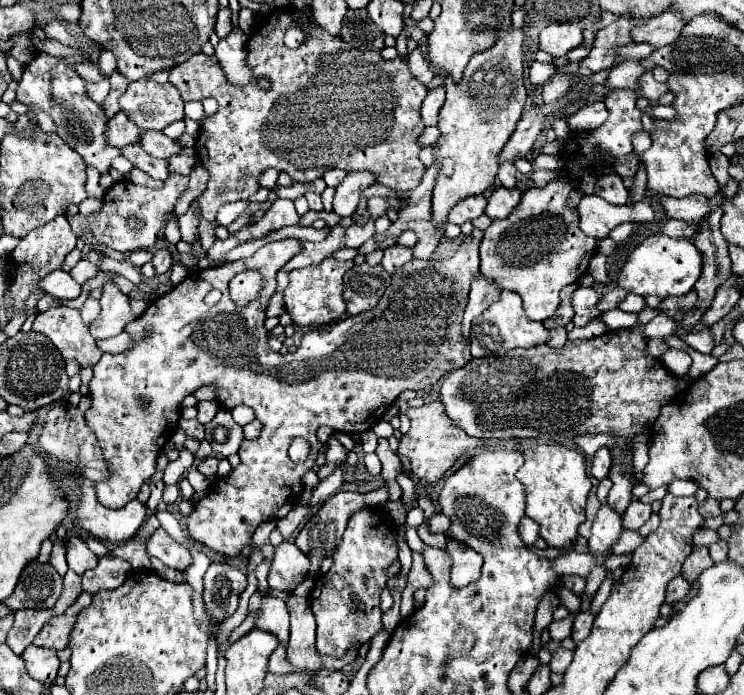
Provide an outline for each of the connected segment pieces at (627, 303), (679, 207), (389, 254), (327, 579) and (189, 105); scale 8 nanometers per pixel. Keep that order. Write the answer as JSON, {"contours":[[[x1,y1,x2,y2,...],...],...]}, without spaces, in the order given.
{"contours":[[[627,294,626,298,618,304,618,308,620,310,624,310,624,312,642,312,642,308,646,306,646,302,644,302,644,298,642,296,638,296,638,294]],[[646,192,650,198,658,198,670,218,680,218,686,222,700,222,706,214,710,214,716,206,716,198,706,198,702,194,690,194,686,198,670,198,670,196,658,196,652,192]],[[390,246,384,250,384,258,382,258,382,266,388,274,394,274,398,268,402,268,406,262,414,260,412,248,408,246]],[[370,506,356,510,350,516,342,542,332,556,332,568,316,580,316,588,310,594,310,608,318,624,316,650,320,654,344,658,354,642,370,642,384,628,380,594,386,588,388,566,398,560,398,542,394,526,384,526,384,532,382,526,380,516]],[[190,101,184,104,185,116,200,123,198,121,204,115,203,105,199,101]]]}

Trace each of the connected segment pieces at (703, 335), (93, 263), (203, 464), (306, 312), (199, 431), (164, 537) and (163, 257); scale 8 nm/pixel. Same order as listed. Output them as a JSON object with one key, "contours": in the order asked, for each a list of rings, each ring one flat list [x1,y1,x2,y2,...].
{"contours":[[[704,330,704,332,698,332,698,334,684,334,684,336,680,336,680,340,684,340,688,346,692,346,698,352,710,352,714,348,710,330]],[[90,250,90,254,86,258,82,258,70,272,70,276,78,282,78,284,84,284,88,282,90,278,94,278,98,272,100,272,100,262,104,260,104,254,98,252,98,250]],[[208,456,200,462,196,462,196,470,202,472,204,476,216,476,216,470,218,470,218,458,216,456]],[[324,258,320,264,298,268,290,272,290,284,284,290,286,312,292,316,294,324,302,328,322,328,326,324,338,322,346,314,344,294,344,274,354,266,354,260]],[[182,418,182,420,178,422,178,426,186,432,188,438,196,438,196,440,202,440,202,438,204,438,204,424,198,422,198,418,194,418,194,420]],[[159,527,147,542,147,552,150,557,156,557,166,566,174,570,184,570,190,564,190,552,176,544,168,533]],[[158,248,154,252,154,258,152,258,152,264,156,268,156,274,164,274,172,268,172,254,168,248]]]}

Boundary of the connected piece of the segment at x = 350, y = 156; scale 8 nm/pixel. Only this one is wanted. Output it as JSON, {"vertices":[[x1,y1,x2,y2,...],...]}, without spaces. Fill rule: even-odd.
{"vertices":[[276,10,266,24,250,36,246,60,254,70,254,76,262,76,270,82,268,90,258,86,258,78,244,88,232,86,220,70,218,60,214,56,206,56,204,52,194,54,190,60,170,70,170,82,180,88,182,100,214,98,218,102,218,112,204,120,196,140,196,156,210,172,208,188,202,196,198,196,198,204,210,222,216,220,216,212,222,204,256,194,260,188,258,178,266,168,284,170,294,178,294,182,304,184,322,178,328,166,344,172,356,172,362,168,370,170,378,176,378,182,394,190,412,190,420,184,426,172,426,166,418,158,422,150,418,138,426,128,420,108,428,94,428,86,412,76,404,58,396,56,394,60,384,60,376,50,358,50,320,28,310,12],[294,22,302,28,306,40,302,46,292,50,284,44,284,34],[244,170,248,170,248,174,240,180,240,172]]}

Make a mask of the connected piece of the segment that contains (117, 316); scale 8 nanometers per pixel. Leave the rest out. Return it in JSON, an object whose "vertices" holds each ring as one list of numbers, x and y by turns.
{"vertices":[[104,284,102,290,104,290,102,300,100,300,102,312,100,312,98,320,94,320,90,324,90,334,96,340,112,338,112,336,120,334,126,328,126,324,130,324,134,320,130,300,116,288,116,284]]}

